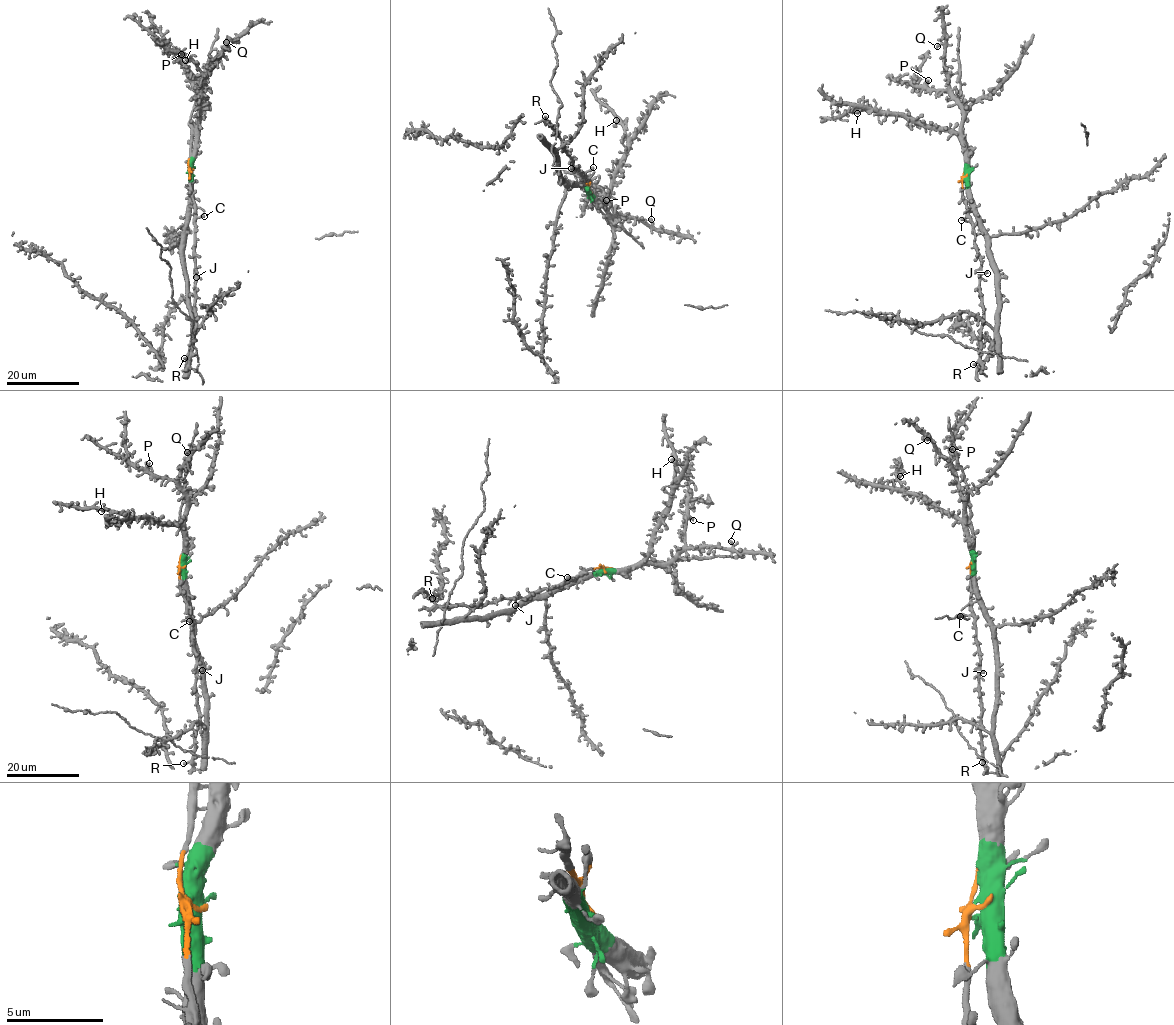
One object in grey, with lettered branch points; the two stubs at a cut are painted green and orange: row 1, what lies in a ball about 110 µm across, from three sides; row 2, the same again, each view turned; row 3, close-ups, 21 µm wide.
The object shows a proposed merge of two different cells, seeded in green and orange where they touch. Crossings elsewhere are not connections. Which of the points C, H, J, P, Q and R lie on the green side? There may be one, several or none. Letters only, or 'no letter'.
H, P, Q

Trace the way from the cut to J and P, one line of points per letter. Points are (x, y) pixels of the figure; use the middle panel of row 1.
J: (589, 190), (584, 175), (572, 163), (571, 168)
P: (589, 191), (614, 217), (615, 210), (605, 195), (606, 200)

